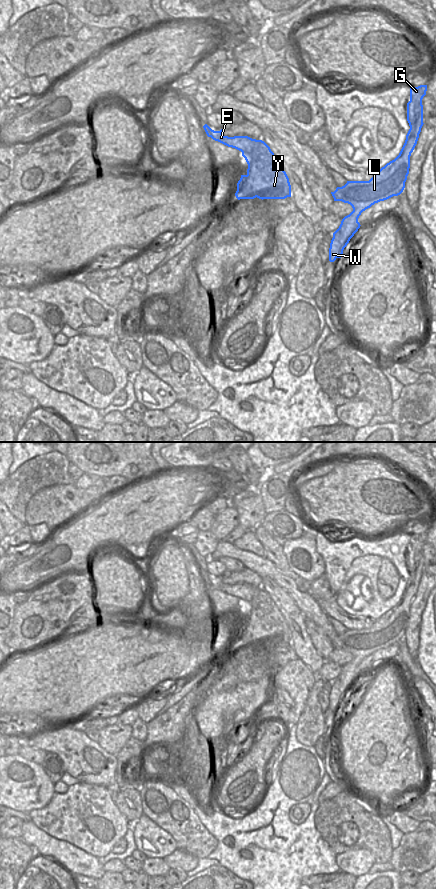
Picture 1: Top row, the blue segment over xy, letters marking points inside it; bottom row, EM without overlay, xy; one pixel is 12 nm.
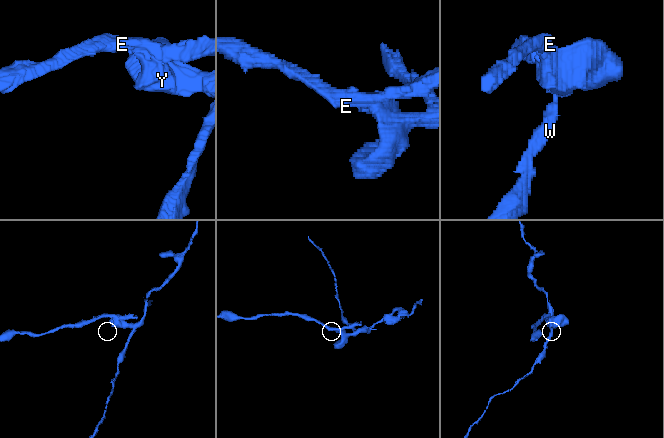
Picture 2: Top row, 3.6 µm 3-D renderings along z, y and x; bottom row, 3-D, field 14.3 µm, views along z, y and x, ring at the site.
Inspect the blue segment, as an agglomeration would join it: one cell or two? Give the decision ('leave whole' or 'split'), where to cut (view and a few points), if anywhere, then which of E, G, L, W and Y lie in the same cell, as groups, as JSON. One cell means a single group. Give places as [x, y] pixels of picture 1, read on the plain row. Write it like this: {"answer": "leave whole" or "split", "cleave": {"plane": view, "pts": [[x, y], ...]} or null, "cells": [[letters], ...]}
{"answer": "split", "cleave": {"plane": "xy", "pts": [[260, 588], [254, 591], [253, 597], [244, 605]]}, "cells": [["E"], ["G", "L", "W", "Y"]]}

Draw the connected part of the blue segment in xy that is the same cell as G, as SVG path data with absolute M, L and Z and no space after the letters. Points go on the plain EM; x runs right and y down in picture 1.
M427 533L410 534L410 549L407 551L410 577L399 603L375 620L369 629L347 629L344 634L331 640L334 649L350 652L353 659L342 667L339 676L333 681L329 696L330 710L341 706L344 696L361 674L358 666L363 659L403 640L409 622L410 604L424 572L422 547L426 539Z

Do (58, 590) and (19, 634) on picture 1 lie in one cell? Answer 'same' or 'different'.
same

